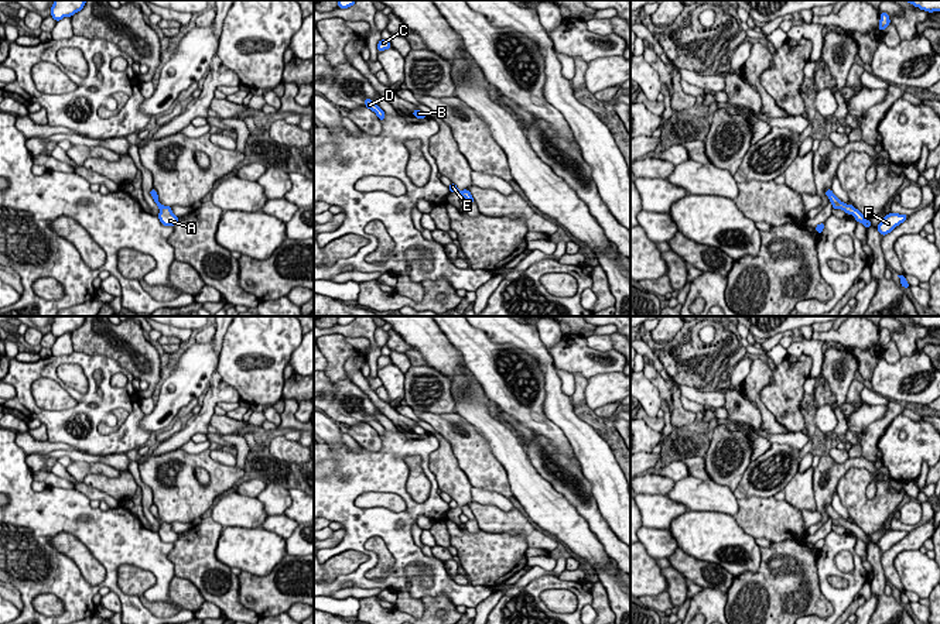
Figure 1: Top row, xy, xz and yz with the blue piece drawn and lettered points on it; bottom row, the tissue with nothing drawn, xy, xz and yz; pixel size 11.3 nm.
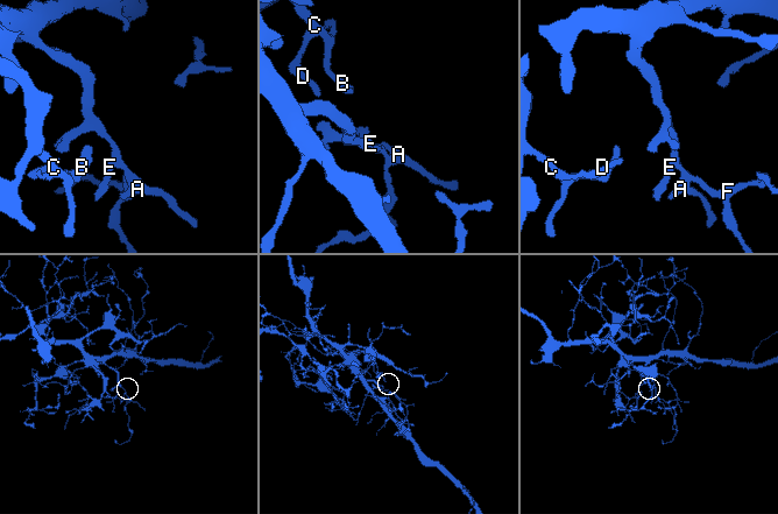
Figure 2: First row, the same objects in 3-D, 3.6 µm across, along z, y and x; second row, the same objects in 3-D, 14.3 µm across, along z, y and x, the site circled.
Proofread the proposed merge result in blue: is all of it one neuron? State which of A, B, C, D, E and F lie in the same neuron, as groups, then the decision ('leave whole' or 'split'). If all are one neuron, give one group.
A B C D E F | leave whole

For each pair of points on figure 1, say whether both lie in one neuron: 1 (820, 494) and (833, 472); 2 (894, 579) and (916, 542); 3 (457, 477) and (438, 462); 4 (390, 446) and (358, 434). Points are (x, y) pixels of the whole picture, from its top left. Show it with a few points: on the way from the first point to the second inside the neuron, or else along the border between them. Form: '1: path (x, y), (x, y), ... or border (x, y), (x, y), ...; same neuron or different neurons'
1: path (824, 489), (830, 477); same neuron
2: path (889, 566), (889, 556), (903, 544); same neuron
3: path (453, 476), (443, 466); same neuron
4: border (382, 441), (376, 451), (361, 445); different neurons

